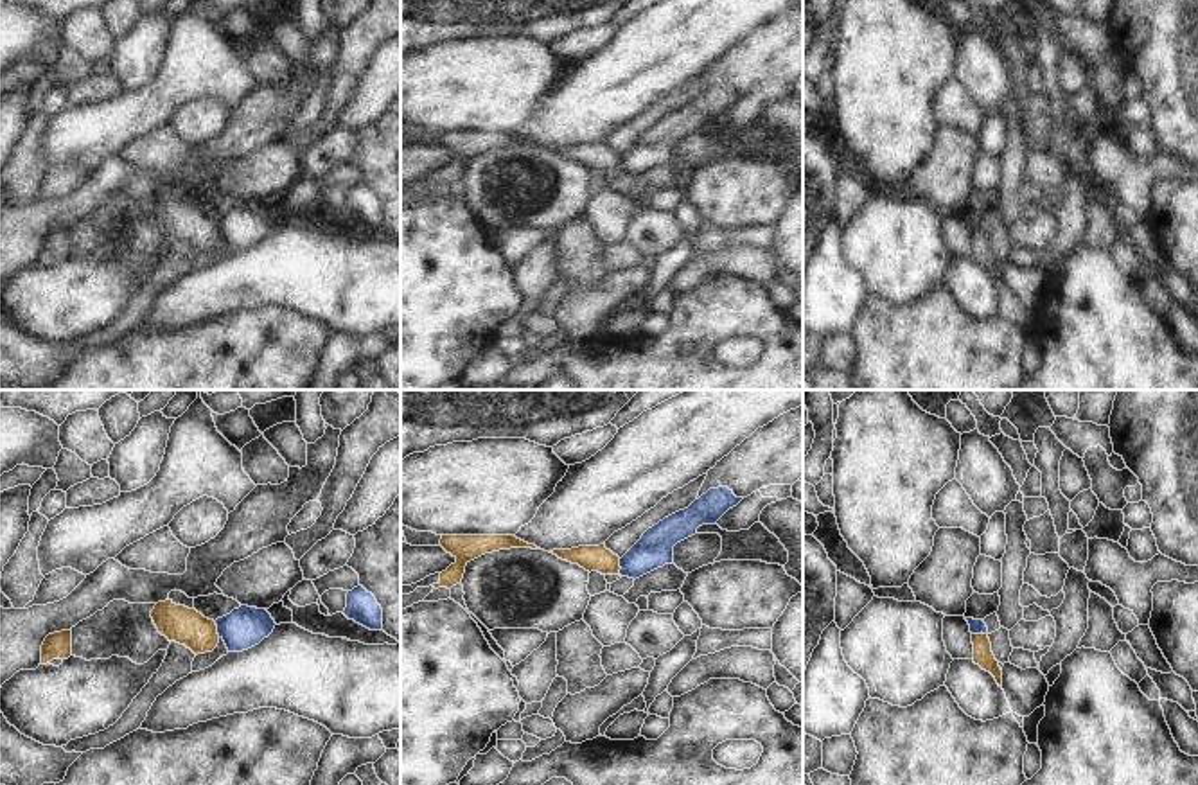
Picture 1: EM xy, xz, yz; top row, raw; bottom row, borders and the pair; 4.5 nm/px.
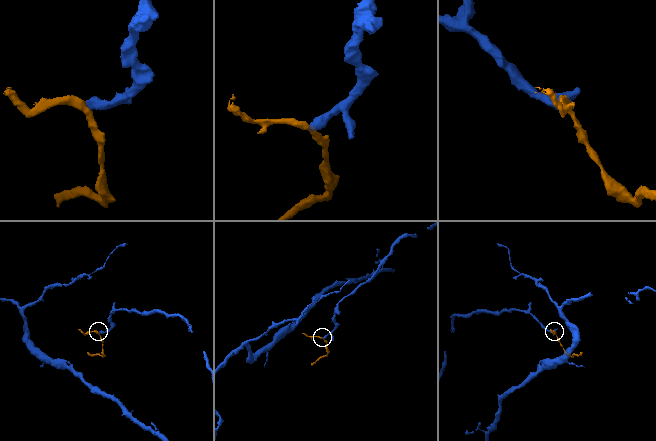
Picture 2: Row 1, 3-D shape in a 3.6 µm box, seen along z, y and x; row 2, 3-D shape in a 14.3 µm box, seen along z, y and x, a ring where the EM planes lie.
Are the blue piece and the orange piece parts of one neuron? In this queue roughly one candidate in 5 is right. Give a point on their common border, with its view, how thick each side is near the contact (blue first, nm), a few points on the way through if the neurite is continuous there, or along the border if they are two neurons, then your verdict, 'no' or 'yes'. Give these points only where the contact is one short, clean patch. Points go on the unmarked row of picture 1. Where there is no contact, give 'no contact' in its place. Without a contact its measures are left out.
xy (218, 227) | 190/160 nm | along xy (214, 220), (220, 234) | no

